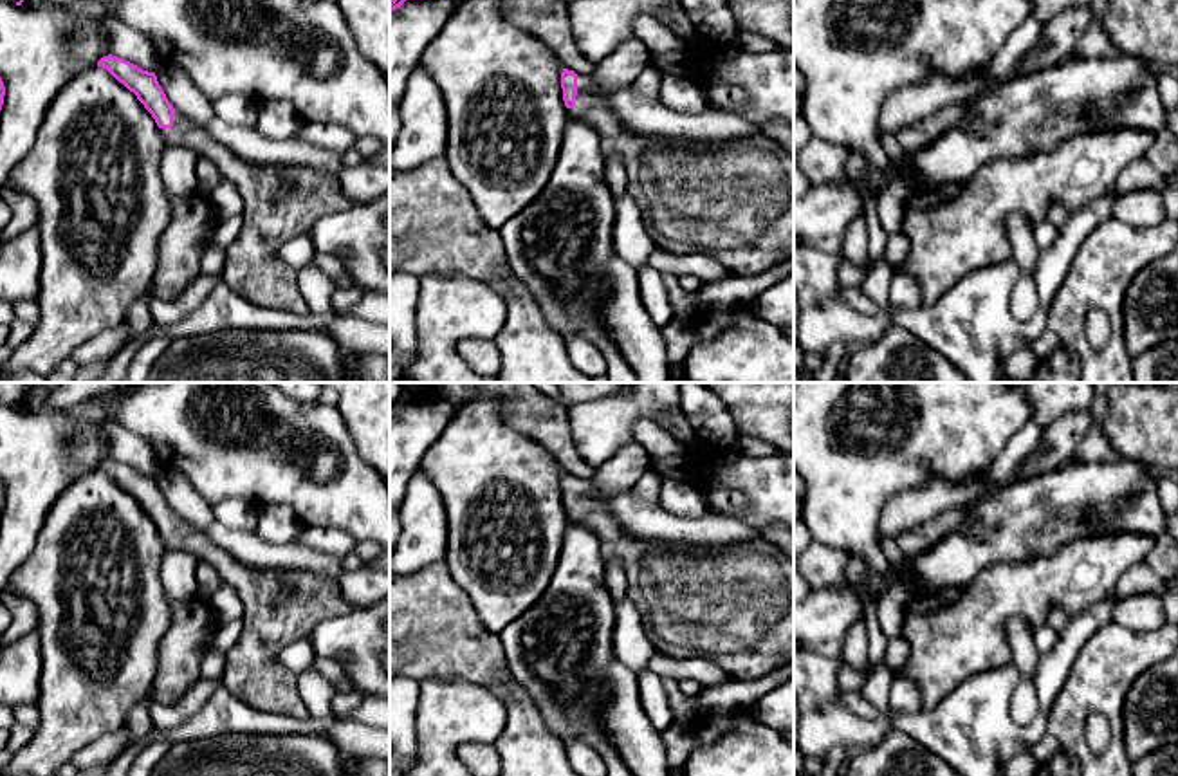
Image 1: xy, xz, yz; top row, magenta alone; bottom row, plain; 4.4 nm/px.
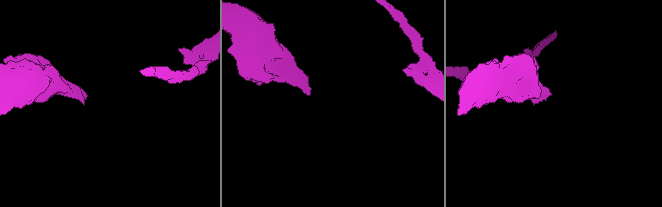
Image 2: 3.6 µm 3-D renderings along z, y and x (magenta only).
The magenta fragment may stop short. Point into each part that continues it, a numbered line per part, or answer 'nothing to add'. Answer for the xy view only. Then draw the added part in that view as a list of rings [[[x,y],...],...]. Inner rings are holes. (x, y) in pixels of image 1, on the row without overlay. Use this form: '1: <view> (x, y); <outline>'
1: xy (280, 607); [[[180,516],[173,531],[161,532],[166,549],[193,552],[207,561],[233,587],[244,605],[244,630],[238,642],[225,653],[224,688],[245,704],[276,715],[308,718],[298,691],[296,677],[278,662],[278,655],[294,641],[308,639],[314,626],[330,617],[355,610],[341,594],[339,579],[301,570],[256,570],[220,549],[206,531],[189,527]]]

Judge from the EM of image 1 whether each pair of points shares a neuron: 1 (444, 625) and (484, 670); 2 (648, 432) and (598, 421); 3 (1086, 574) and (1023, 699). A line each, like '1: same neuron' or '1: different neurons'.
1: same neuron
2: different neurons
3: different neurons

